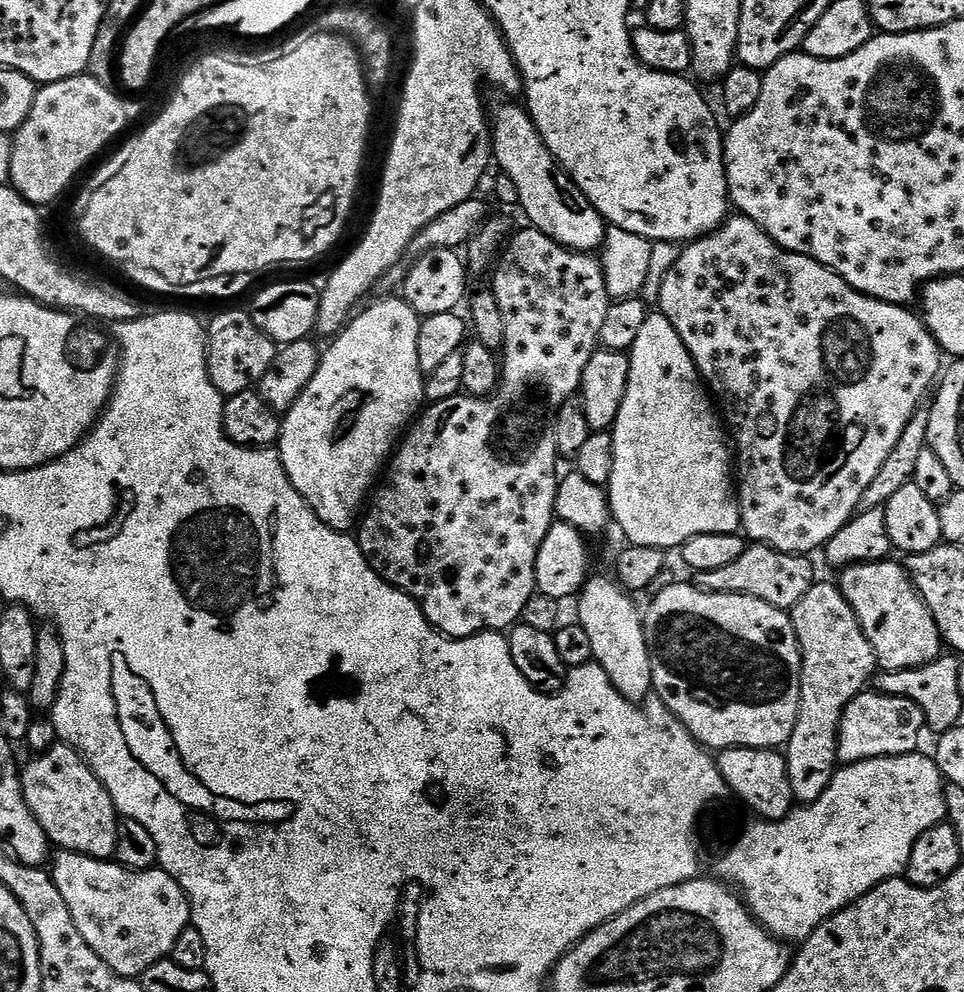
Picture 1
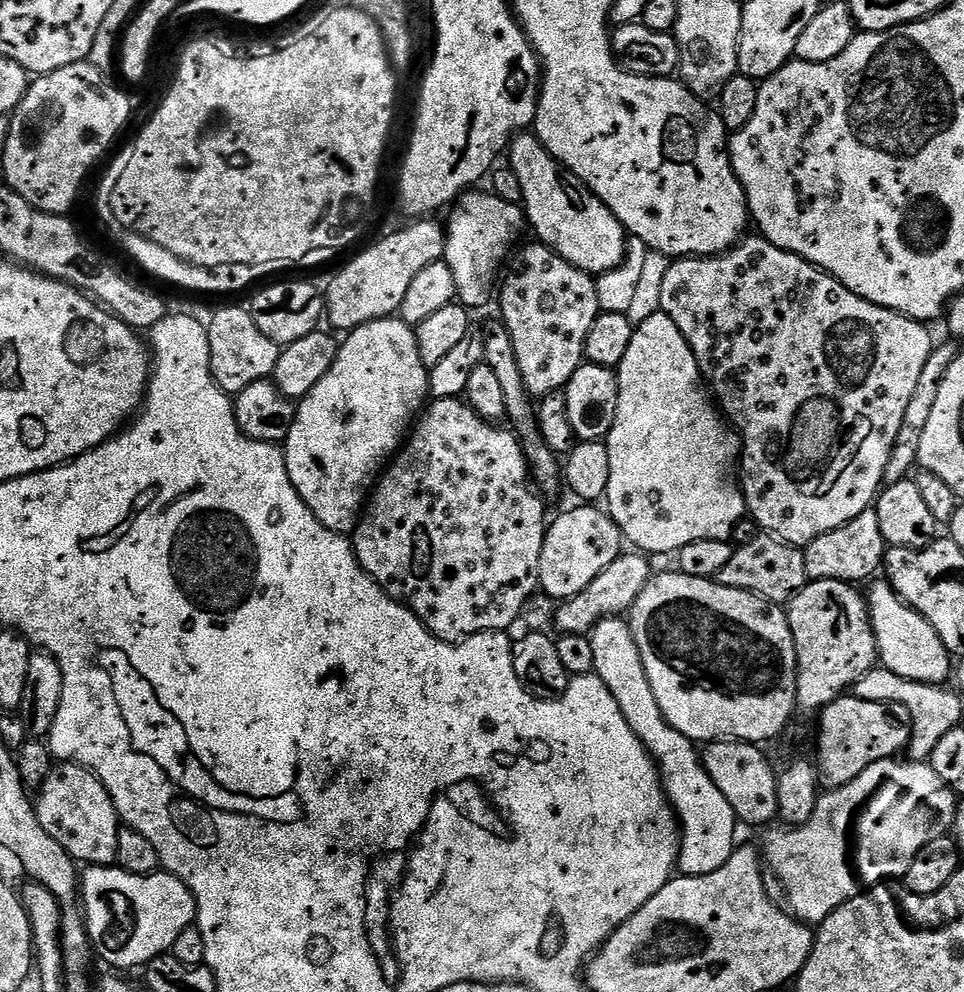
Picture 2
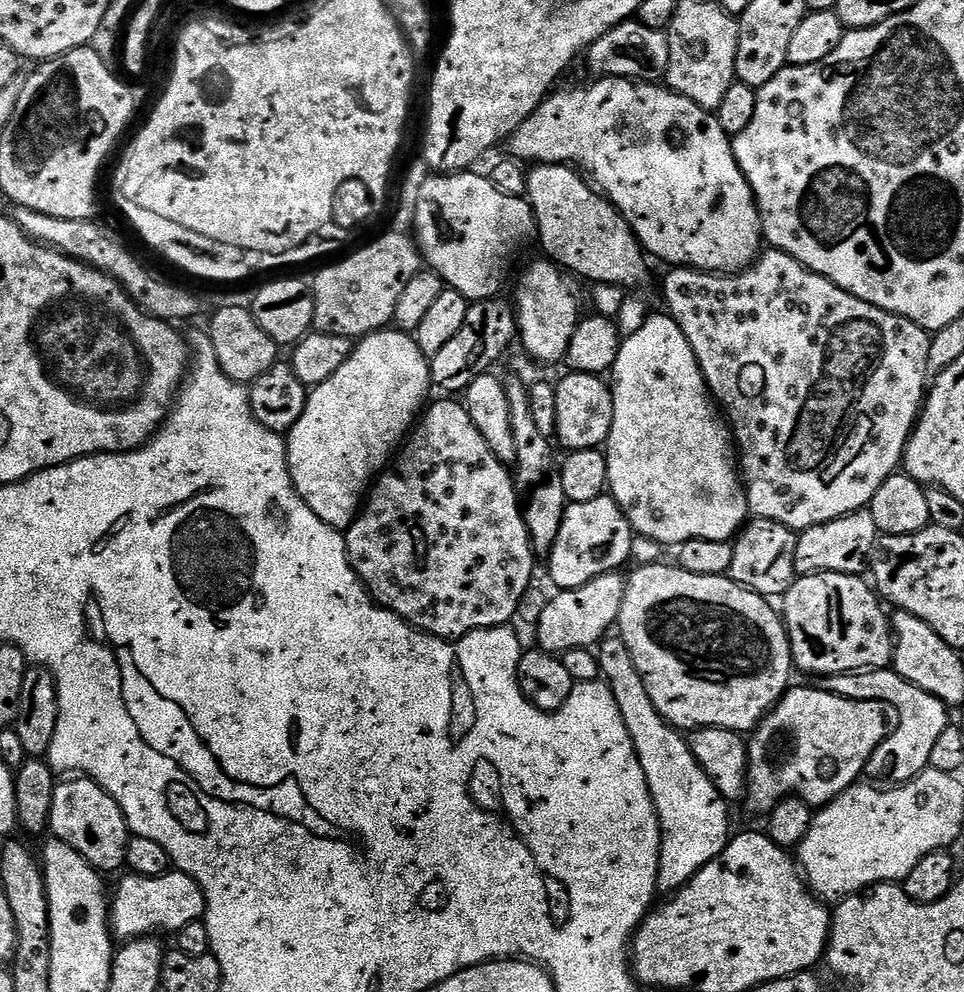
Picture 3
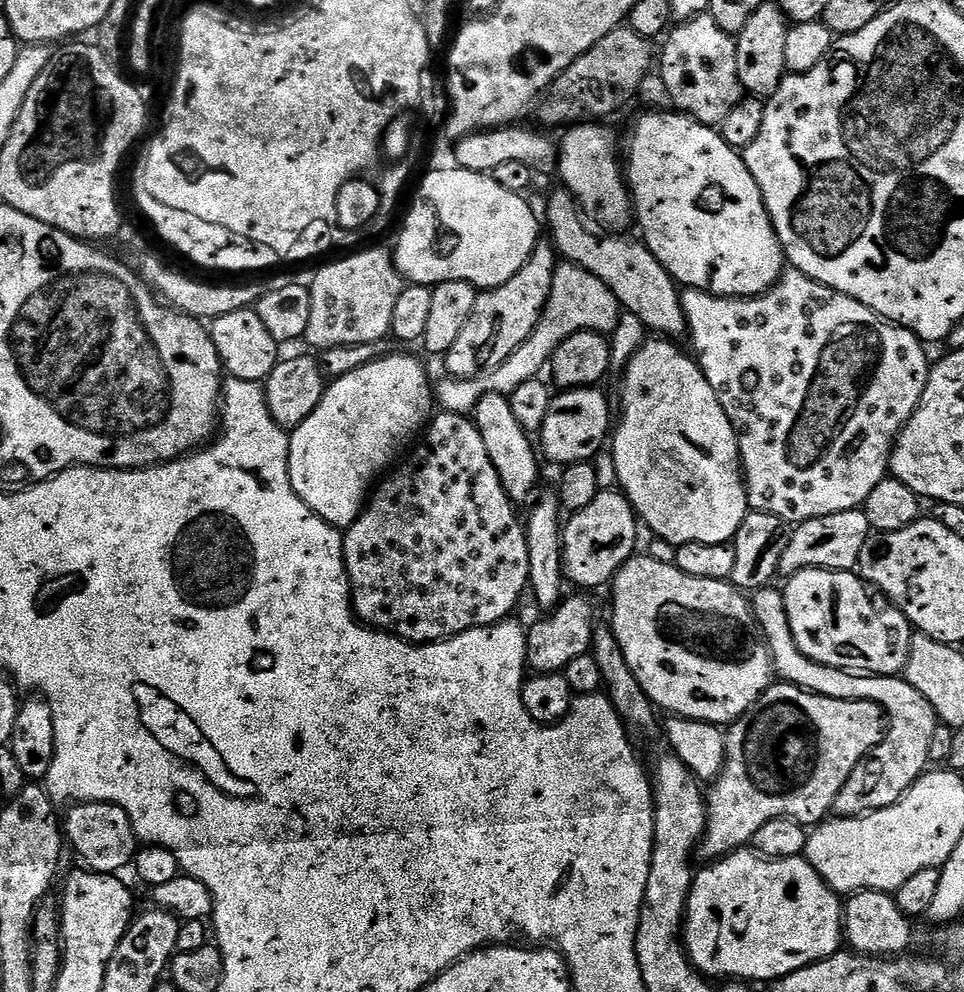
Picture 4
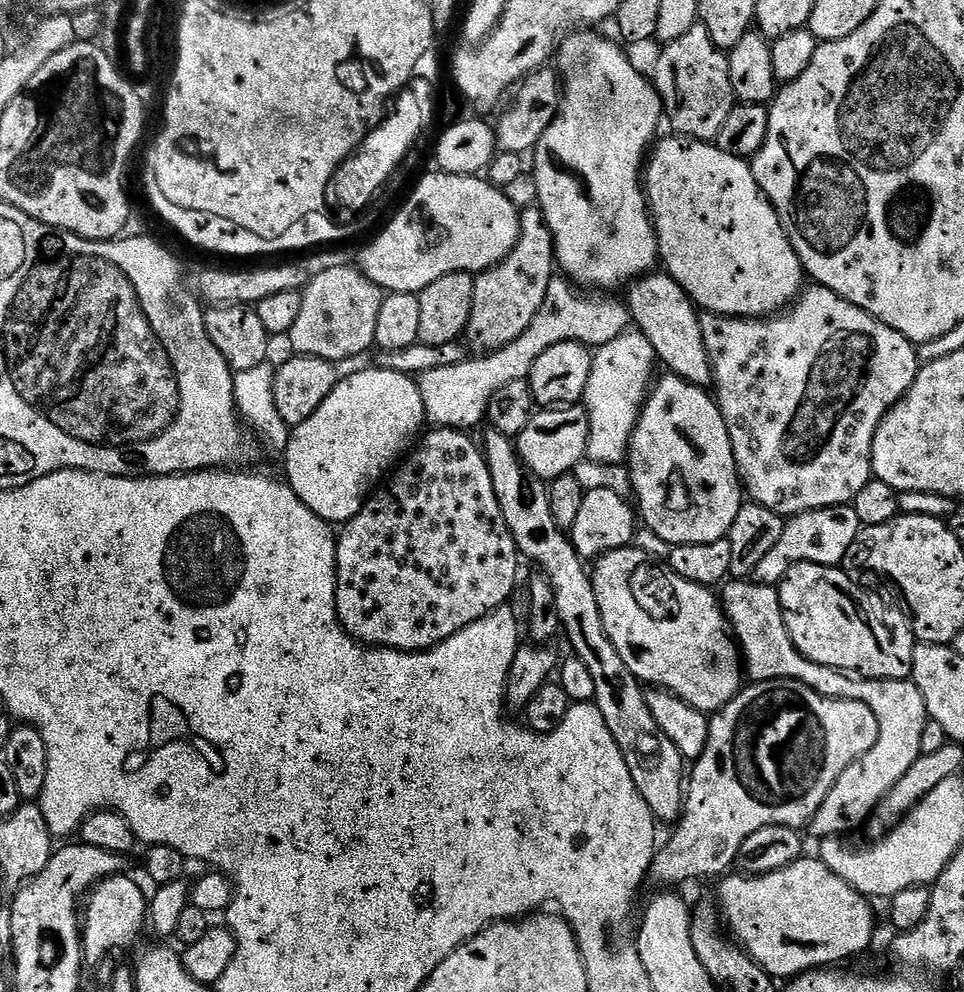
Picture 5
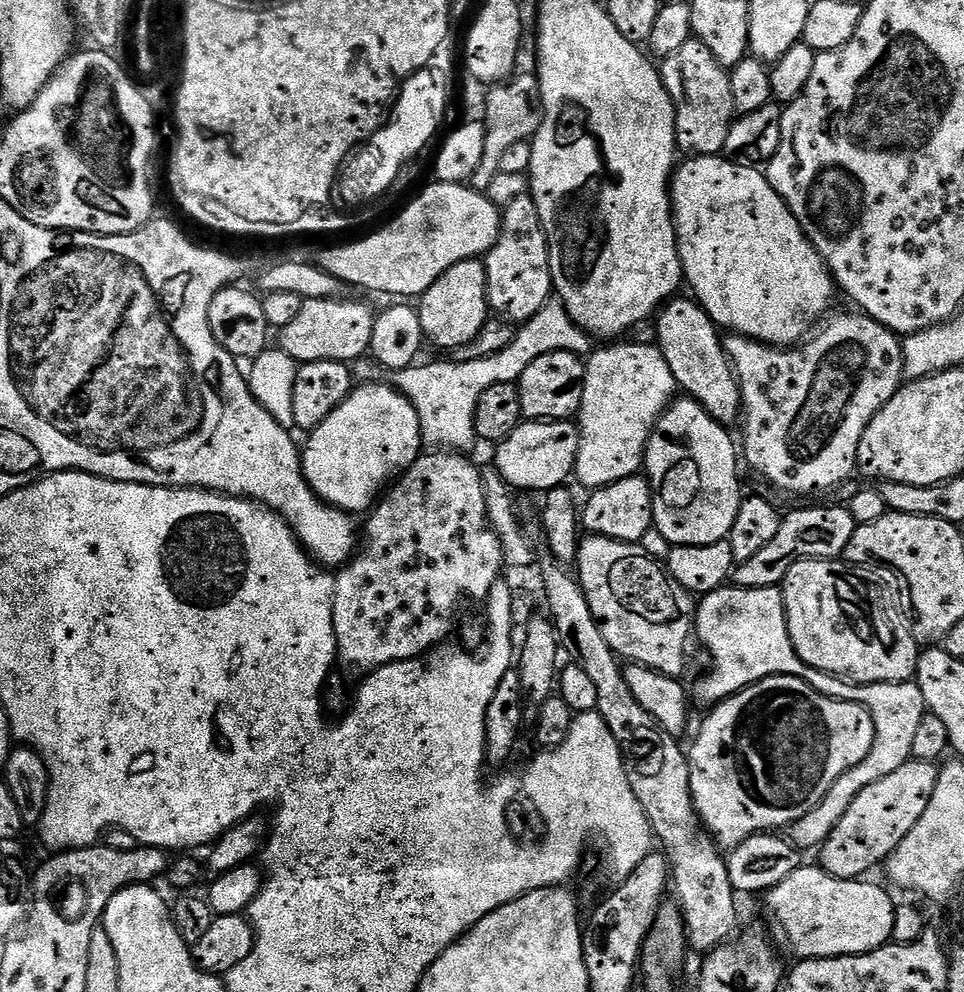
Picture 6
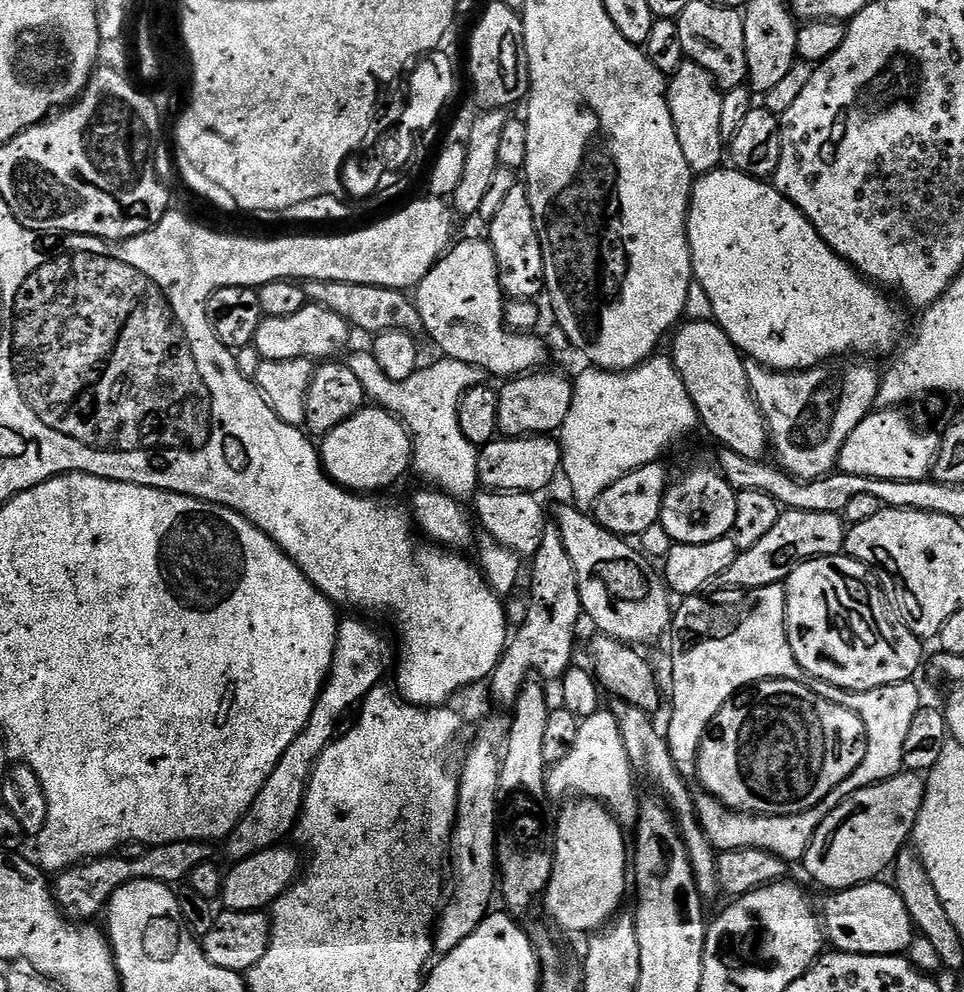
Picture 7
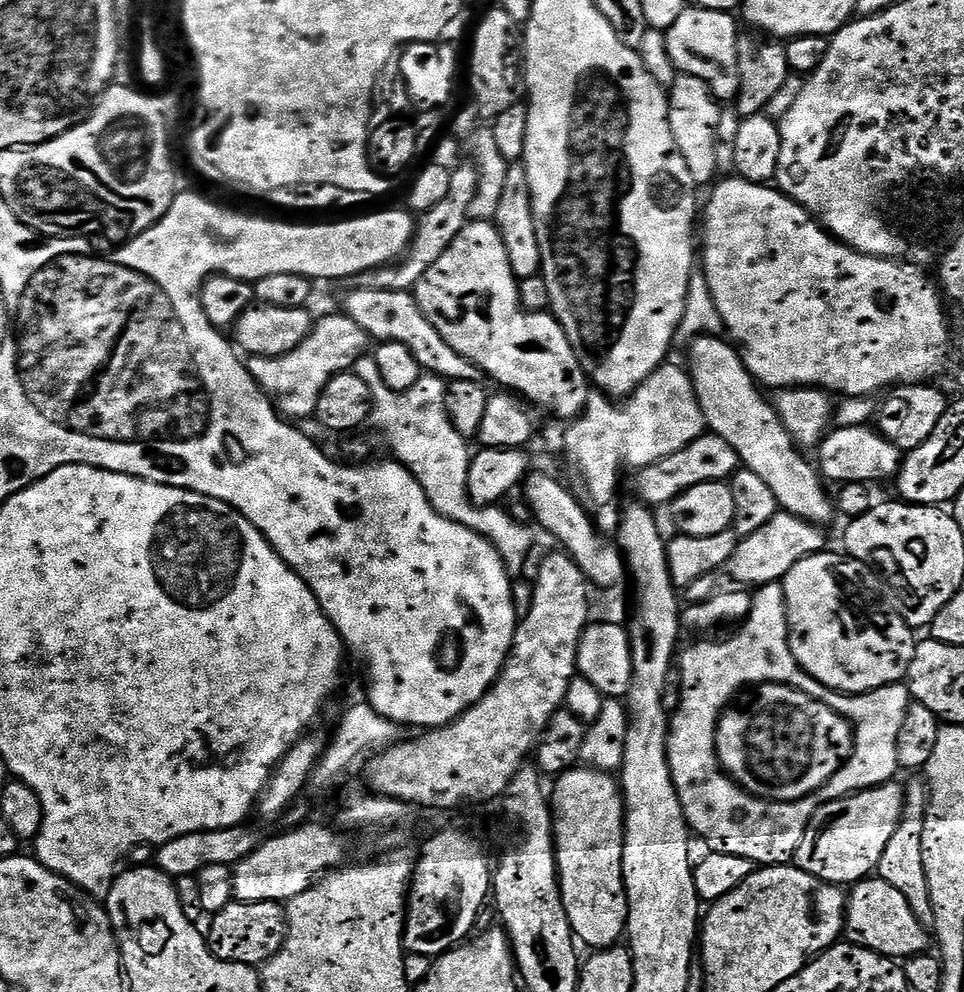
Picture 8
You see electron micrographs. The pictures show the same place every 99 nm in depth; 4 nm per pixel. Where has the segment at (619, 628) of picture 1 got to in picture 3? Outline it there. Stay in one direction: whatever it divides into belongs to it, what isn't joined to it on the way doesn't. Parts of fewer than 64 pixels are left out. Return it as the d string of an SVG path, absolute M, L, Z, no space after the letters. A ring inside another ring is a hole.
M601 640L598 659L603 683L614 694L618 710L622 710L622 722L630 734L630 742L634 742L638 762L642 762L642 774L646 774L646 786L650 786L650 798L660 819L656 886L661 893L675 894L687 886L707 864L714 862L714 858L718 858L727 846L730 839L730 804L716 789L714 782L706 778L706 770L698 766L698 758L694 758L687 739L664 719L654 702L650 702L650 694L646 694L638 666L634 666L634 658L630 658L630 650L623 640Z

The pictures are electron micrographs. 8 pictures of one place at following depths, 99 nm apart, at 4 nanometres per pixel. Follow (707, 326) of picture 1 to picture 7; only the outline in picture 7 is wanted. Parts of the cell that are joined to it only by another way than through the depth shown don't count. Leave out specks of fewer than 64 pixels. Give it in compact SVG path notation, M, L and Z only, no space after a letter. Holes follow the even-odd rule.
M836 358L805 372L773 372L755 362L747 365L748 384L768 421L775 459L785 472L801 481L818 480L837 467L846 438L876 403L881 373L864 360L867 359Z

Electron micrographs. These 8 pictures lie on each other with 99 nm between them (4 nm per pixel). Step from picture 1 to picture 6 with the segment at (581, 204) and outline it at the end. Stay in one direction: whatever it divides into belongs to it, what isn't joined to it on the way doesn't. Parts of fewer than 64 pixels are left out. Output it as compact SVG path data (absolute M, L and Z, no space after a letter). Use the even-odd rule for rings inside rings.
M673 298L664 305L655 317L655 343L670 365L677 385L684 388L691 399L699 404L712 416L717 424L732 426L742 416L740 403L740 387L736 381L736 373L732 371L732 361L724 350L724 341L718 331L718 325L704 313L704 309L695 299L680 300Z

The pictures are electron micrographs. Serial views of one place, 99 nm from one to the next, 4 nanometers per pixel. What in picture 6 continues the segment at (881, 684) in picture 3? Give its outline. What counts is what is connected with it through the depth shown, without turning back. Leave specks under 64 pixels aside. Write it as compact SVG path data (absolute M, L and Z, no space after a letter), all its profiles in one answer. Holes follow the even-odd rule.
M725 586L712 592L705 592L699 597L696 605L694 636L708 647L712 655L712 669L701 678L694 688L694 700L707 706L715 706L721 700L728 699L735 692L757 684L768 676L793 676L806 682L823 696L835 700L845 700L861 704L872 716L874 722L874 746L870 754L858 766L848 768L830 786L826 798L814 806L810 814L798 818L787 829L787 839L801 850L819 849L821 844L830 838L830 830L842 822L842 814L850 810L850 802L874 782L894 774L898 766L912 759L914 737L926 714L926 705L922 690L915 682L902 684L858 684L849 682L839 676L831 676L817 668L811 668L794 650L788 633L788 619L784 613L784 594L779 587L775 588L737 588Z

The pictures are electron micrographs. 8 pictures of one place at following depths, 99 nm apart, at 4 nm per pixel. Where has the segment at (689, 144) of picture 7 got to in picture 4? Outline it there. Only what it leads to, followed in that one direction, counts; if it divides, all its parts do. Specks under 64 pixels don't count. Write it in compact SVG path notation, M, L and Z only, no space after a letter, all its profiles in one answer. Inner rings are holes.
M705 14L695 16L693 20L677 23L667 33L664 42L664 53L661 56L659 53L658 56L658 72L660 68L660 80L664 83L669 98L672 99L671 107L675 111L689 116L691 120L696 120L699 124L719 126L726 118L726 114L730 114L730 110L742 99L742 89L738 82L738 54L734 37L726 34L722 30L722 26L718 26L718 22L714 22L712 16Z

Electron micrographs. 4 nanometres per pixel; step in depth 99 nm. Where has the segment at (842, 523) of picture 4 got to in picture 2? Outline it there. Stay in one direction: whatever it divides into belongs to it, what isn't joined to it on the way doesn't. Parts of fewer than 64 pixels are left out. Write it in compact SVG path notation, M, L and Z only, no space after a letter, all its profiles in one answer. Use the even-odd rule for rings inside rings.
M874 510L858 514L858 518L846 522L846 526L814 538L814 542L810 542L804 549L809 581L840 580L850 585L855 585L856 580L871 581L871 576L876 571L881 571L885 555L886 545L882 526L879 525L878 514Z

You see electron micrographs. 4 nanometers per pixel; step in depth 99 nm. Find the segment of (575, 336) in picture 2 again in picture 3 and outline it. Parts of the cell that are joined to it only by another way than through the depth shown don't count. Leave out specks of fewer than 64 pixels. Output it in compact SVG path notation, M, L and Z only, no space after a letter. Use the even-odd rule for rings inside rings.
M547 259L536 260L528 268L528 273L520 280L520 289L514 299L514 311L516 313L516 326L518 329L519 343L524 343L524 348L540 364L560 364L563 361L566 350L570 346L570 338L574 338L574 330L582 319L580 312L580 296L572 285L573 277L566 274L565 269L559 264Z

